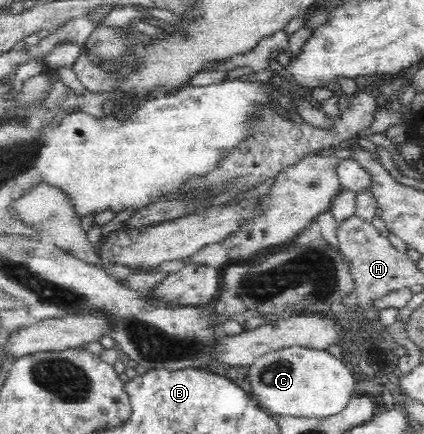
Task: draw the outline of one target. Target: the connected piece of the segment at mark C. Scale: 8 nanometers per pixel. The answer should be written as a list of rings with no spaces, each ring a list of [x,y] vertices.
[[[302,346],[285,347],[261,355],[249,367],[248,381],[252,385],[251,393],[256,397],[256,403],[260,407],[268,413],[296,418],[326,418],[340,413],[353,398],[354,383],[357,382],[345,359],[338,359],[324,349]]]

